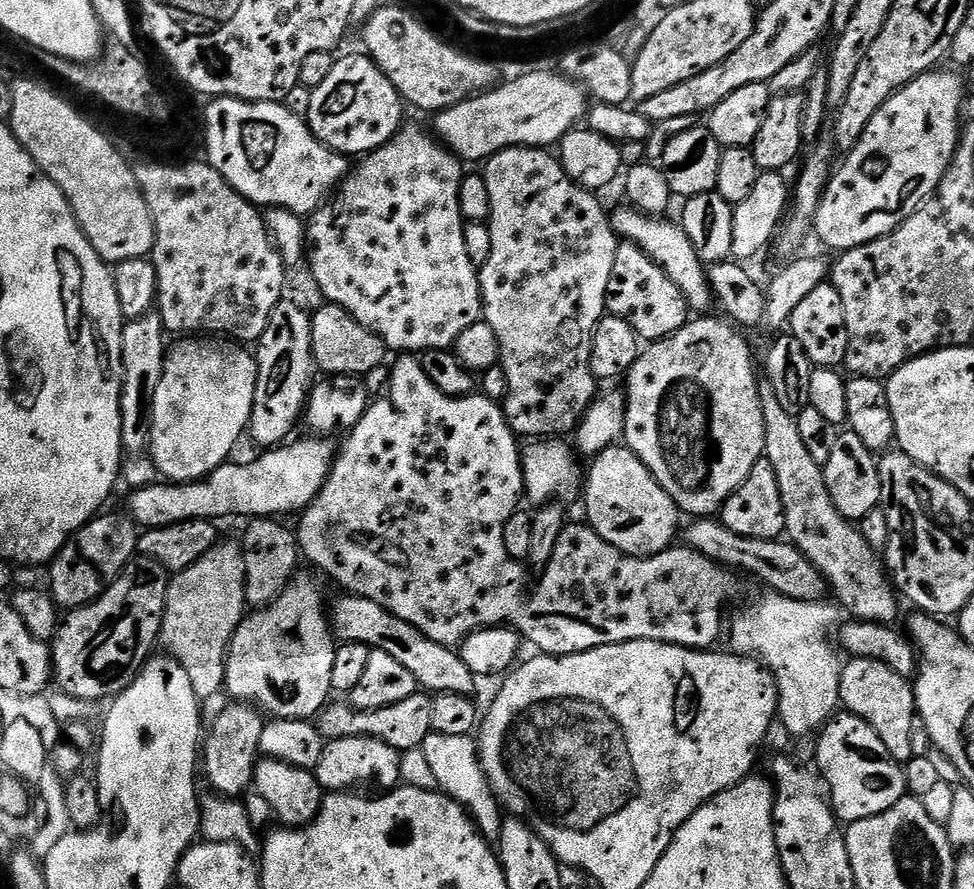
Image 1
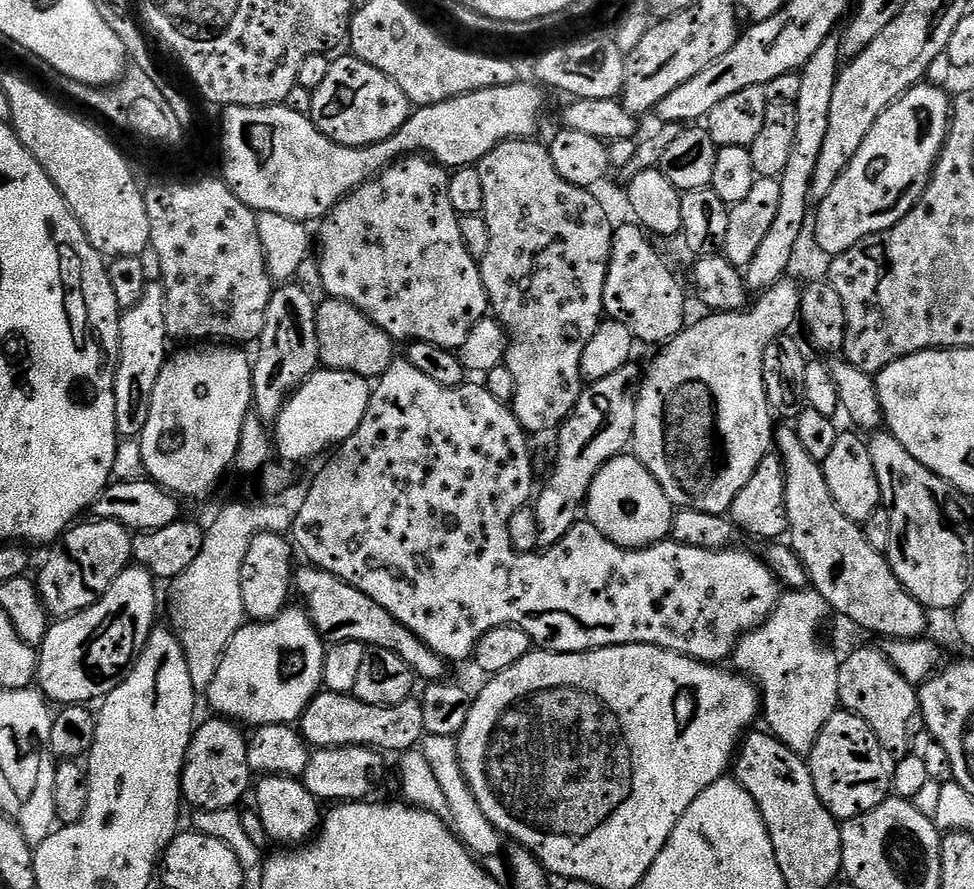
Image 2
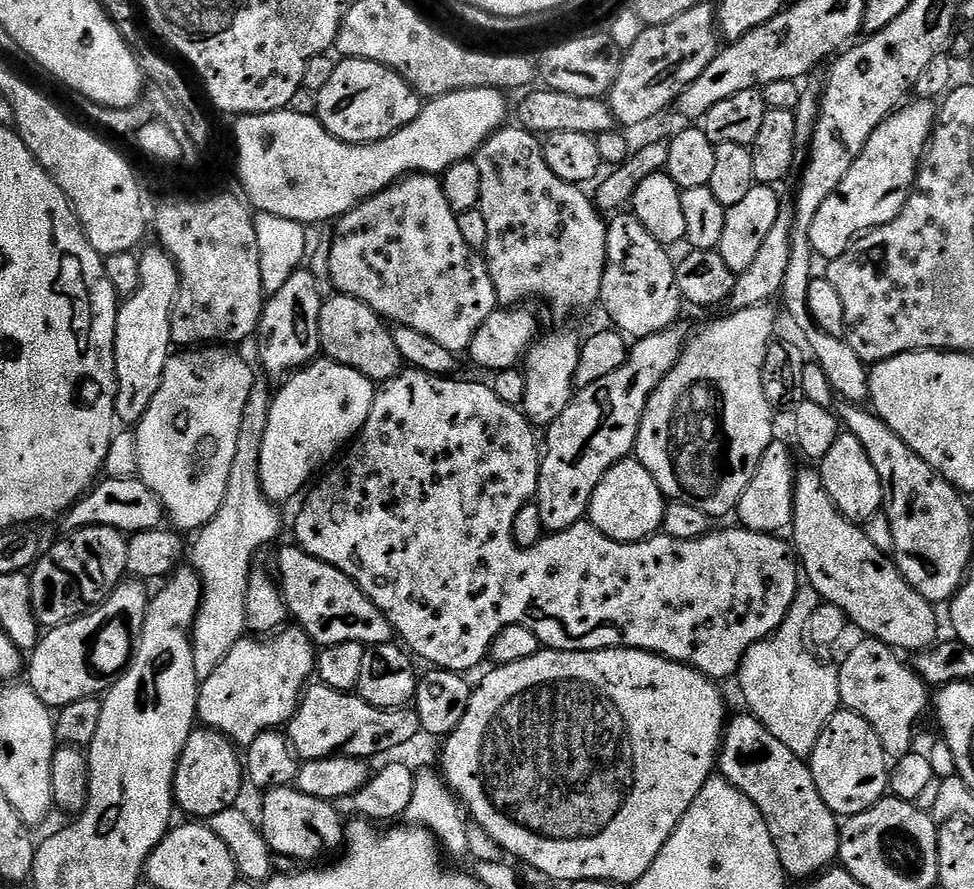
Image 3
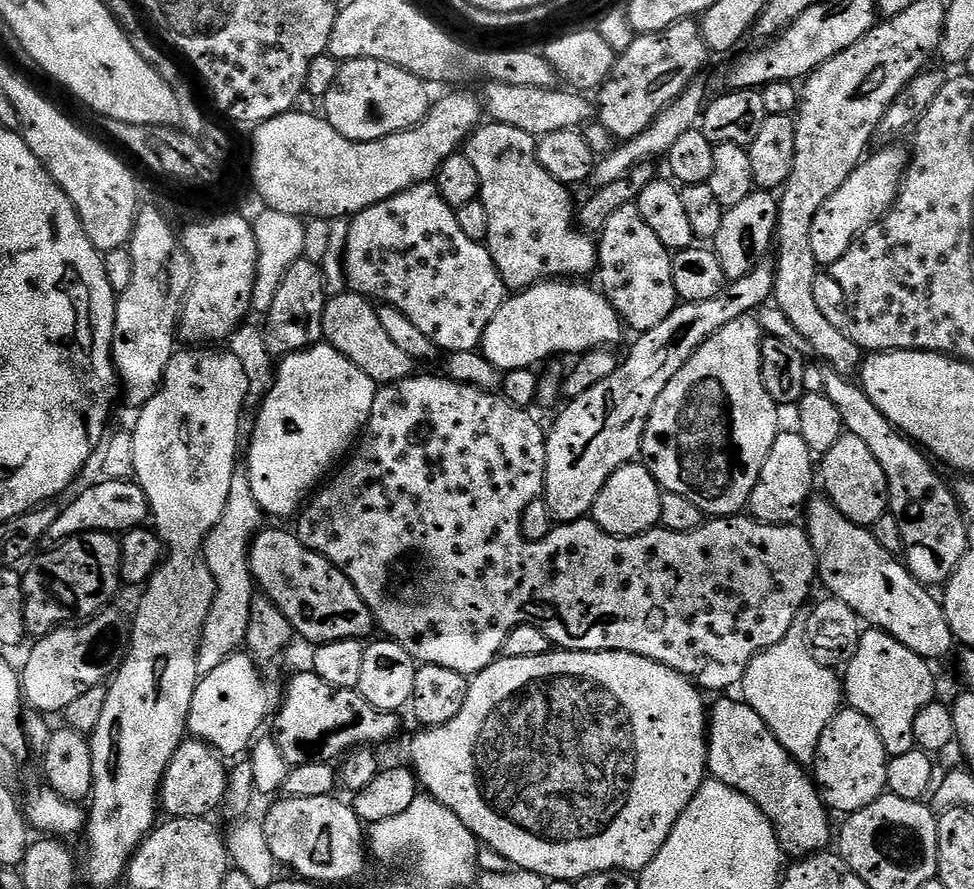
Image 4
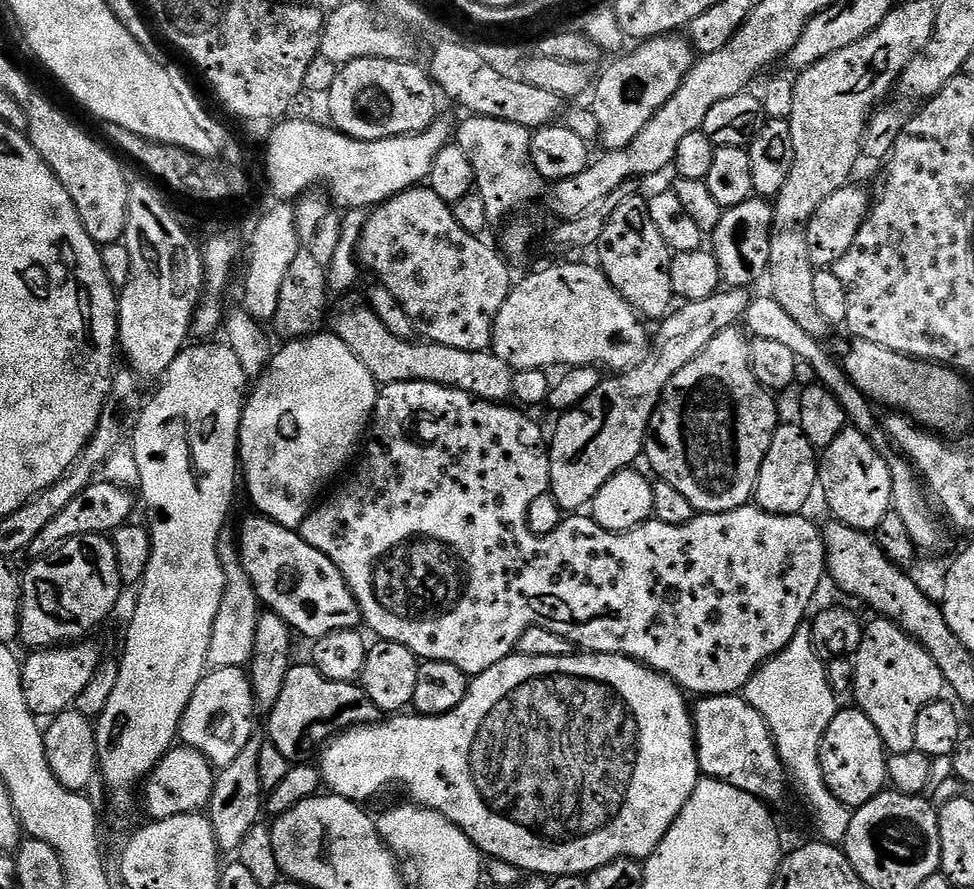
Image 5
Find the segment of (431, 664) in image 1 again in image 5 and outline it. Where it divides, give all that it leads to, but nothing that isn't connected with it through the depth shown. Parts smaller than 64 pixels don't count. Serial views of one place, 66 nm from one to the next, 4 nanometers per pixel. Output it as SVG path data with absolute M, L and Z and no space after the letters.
M251 514L240 526L240 538L237 537L237 551L243 569L246 570L251 584L255 588L256 597L269 610L278 614L287 624L293 628L297 635L304 635L309 640L317 640L326 634L338 633L350 629L355 631L363 621L361 608L349 590L341 571L334 566L330 558L322 554L320 550L306 543L295 529L283 527L267 517L259 514Z

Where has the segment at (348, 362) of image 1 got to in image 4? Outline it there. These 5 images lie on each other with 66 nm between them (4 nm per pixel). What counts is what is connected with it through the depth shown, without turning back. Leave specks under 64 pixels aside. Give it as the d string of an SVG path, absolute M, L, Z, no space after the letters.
M343 290L337 296L329 295L324 301L322 314L323 339L338 354L350 358L358 370L367 374L378 386L396 384L400 380L407 380L413 375L414 362L410 354L406 354L382 330L382 322L378 322L378 314L373 301L357 292Z

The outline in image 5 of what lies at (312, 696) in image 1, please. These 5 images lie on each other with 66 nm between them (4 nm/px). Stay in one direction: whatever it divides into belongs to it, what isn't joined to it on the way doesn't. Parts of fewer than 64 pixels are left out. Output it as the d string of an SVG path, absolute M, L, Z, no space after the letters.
M212 668L200 681L190 698L190 706L186 706L186 714L180 723L179 739L183 747L193 748L210 761L213 769L219 770L230 766L239 752L246 747L246 742L254 734L252 719L257 719L258 713L252 697L252 684L248 680L248 673L244 668Z

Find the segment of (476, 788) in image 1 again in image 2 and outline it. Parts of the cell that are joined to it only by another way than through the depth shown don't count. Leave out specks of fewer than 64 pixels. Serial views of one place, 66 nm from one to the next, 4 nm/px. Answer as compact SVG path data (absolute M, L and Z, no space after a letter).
M425 735L422 740L422 751L431 769L434 770L435 779L442 786L448 803L447 815L454 825L457 838L477 858L498 855L503 850L504 844L506 845L505 837L486 818L486 814L482 814L482 806L478 806L478 802L464 777L456 740L451 736Z

